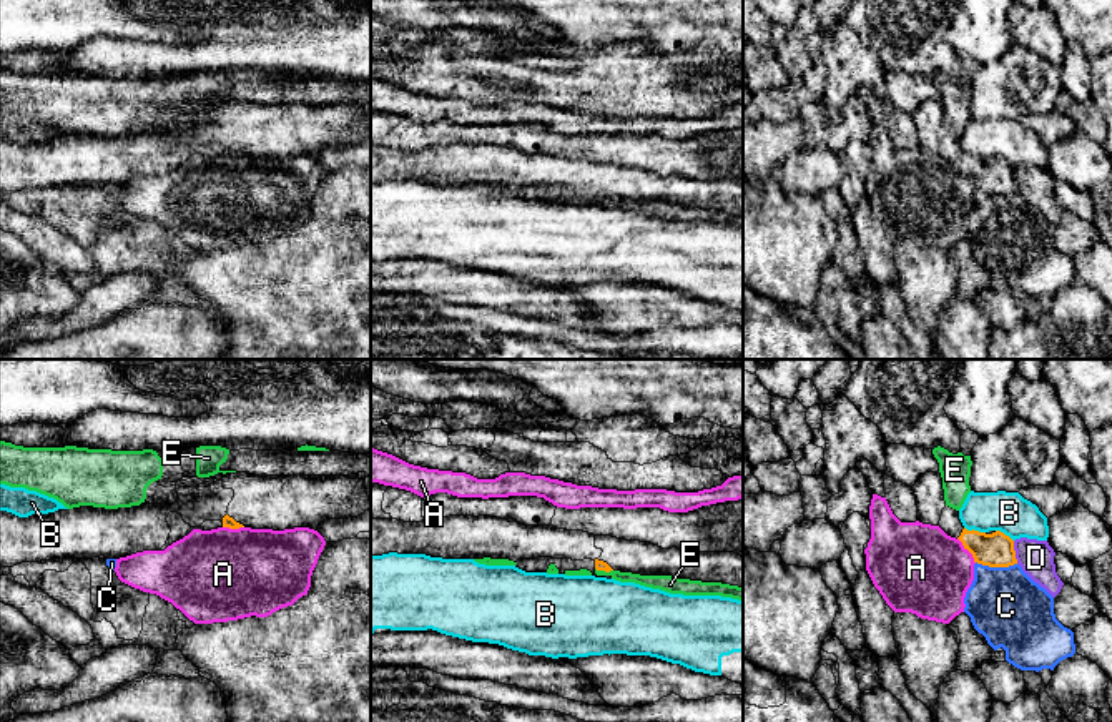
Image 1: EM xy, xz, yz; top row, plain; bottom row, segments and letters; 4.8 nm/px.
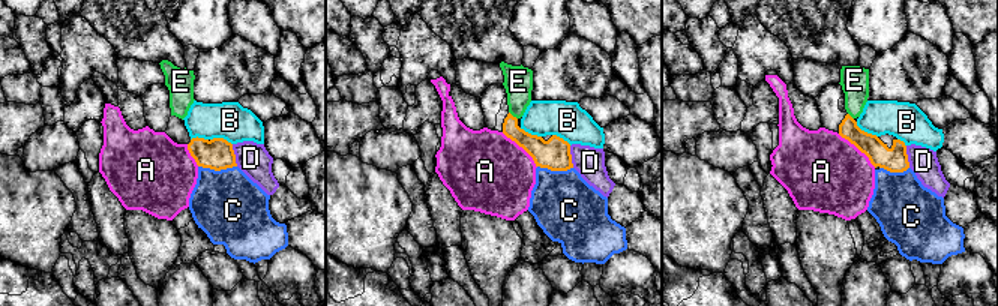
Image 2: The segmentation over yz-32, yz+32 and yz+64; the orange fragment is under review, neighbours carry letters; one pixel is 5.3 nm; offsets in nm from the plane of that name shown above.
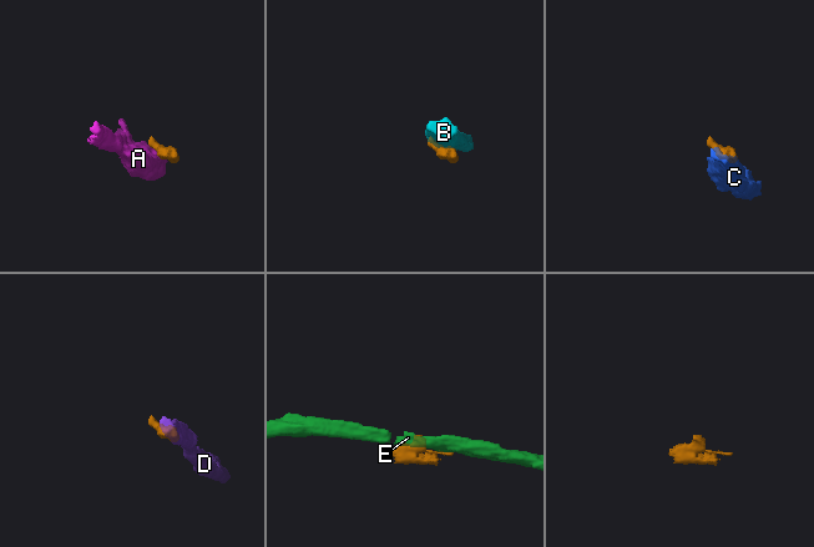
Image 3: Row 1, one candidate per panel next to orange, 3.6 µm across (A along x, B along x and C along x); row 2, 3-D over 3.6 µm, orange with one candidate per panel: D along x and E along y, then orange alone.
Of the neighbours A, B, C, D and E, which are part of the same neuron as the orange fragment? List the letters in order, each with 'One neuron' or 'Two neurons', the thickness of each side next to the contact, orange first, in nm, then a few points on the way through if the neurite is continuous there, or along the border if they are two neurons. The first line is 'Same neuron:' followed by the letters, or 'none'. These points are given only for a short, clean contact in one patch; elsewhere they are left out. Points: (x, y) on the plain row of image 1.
Same neuron: none
A: Two neurons. Thickness 170 nm (orange) against 420 nm
B: Two neurons. Thickness 170 nm (orange) against 200 nm
C: Two neurons. Thickness 170 nm (orange) against 360 nm. Boundary: yz (976, 188), (986, 193), (1016, 192)
D: Two neurons. Thickness 170 nm (orange) against 170 nm. Boundary: yz (1013, 168), (1018, 190)
E: Two neurons. Thickness 50 nm (orange) against 60 nm. Boundary: xz (595, 195), (612, 198)

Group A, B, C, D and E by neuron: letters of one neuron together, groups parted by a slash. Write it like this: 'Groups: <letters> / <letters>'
Groups: A / B / C / D / E

